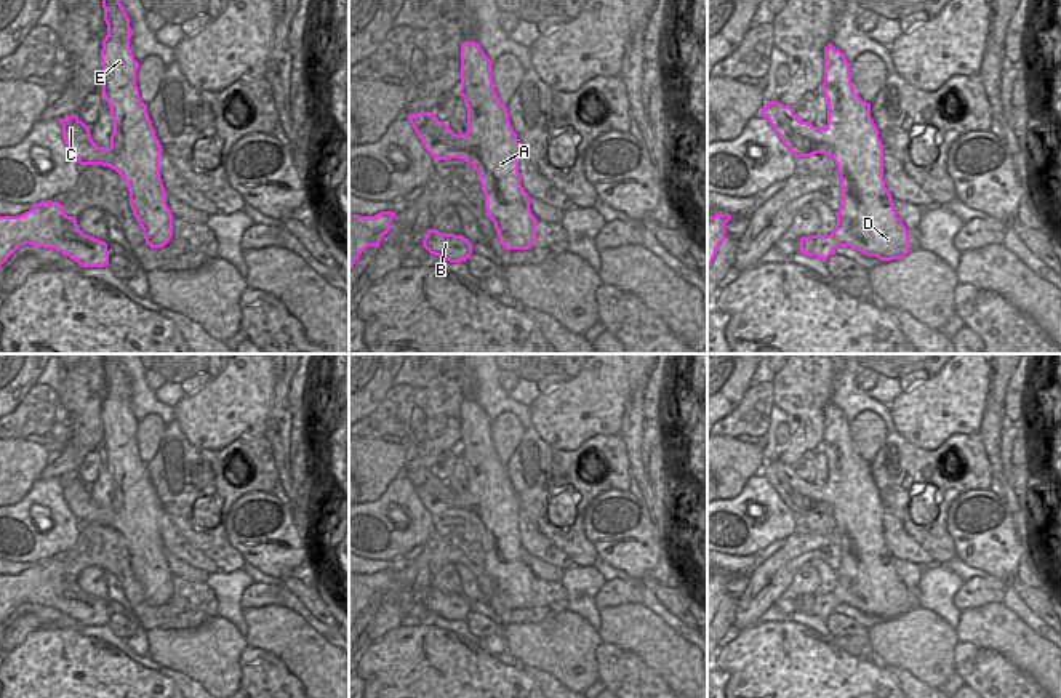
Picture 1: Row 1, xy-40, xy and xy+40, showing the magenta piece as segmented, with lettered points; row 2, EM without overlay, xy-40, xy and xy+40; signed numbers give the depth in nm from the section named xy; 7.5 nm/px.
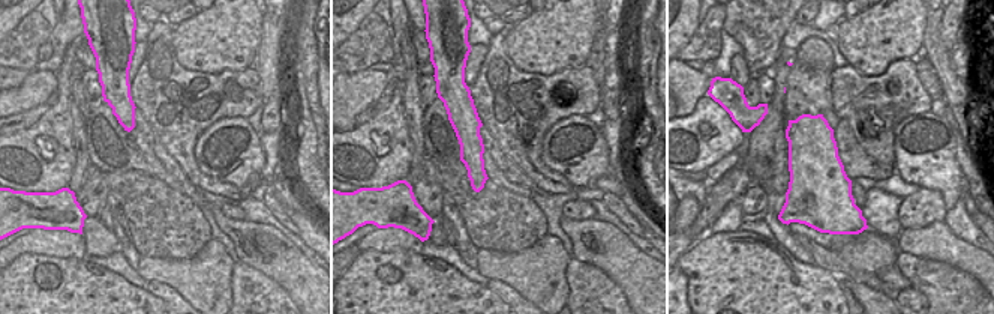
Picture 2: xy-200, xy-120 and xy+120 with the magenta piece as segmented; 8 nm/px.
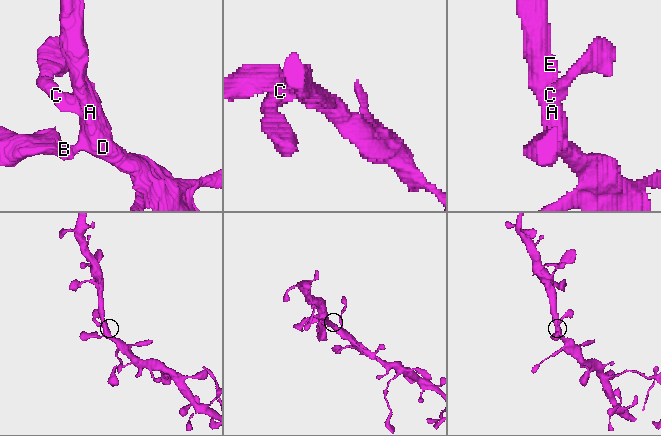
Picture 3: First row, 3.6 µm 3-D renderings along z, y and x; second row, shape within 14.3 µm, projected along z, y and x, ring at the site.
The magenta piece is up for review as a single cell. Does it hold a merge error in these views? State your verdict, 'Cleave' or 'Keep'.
Keep.

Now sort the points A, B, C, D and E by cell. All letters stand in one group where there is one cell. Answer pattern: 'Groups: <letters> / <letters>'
Groups: A B C D E.

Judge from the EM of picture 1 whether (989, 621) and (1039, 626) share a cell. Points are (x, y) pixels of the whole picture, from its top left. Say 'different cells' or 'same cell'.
different cells

